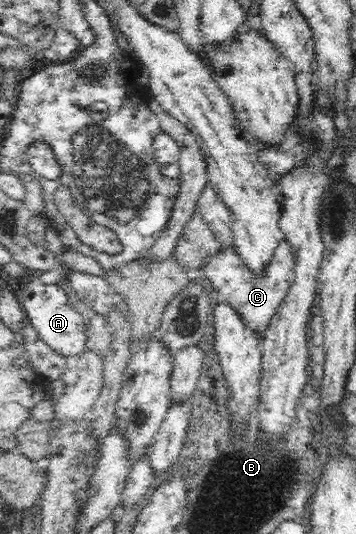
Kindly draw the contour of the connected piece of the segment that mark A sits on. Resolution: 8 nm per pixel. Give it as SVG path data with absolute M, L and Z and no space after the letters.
M32 279L21 290L16 290L23 308L26 310L29 322L37 330L39 337L59 354L67 357L81 354L85 351L86 321L78 310L69 304L65 291L58 284L43 284L39 279Z

